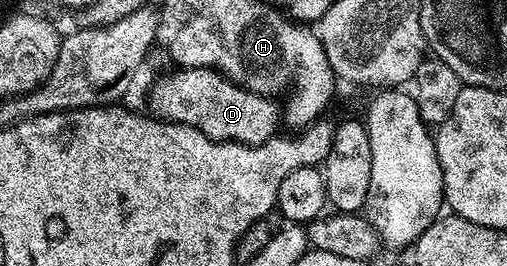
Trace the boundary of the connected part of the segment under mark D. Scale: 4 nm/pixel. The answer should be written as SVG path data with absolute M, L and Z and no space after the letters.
M181 68L173 71L177 72L169 72L166 76L159 77L149 92L148 111L156 119L168 120L170 124L186 124L199 130L207 138L223 140L231 144L262 144L272 140L278 131L277 110L270 97L248 92L211 68Z

